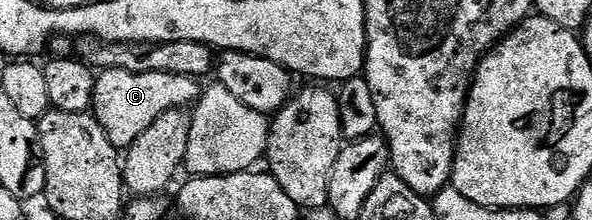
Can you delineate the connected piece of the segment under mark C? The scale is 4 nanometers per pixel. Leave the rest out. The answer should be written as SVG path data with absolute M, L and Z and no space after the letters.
M108 68L97 73L98 82L94 91L92 114L104 126L108 138L114 147L125 150L160 118L160 114L170 112L174 108L185 109L199 99L199 81L193 76L180 74L136 74L128 70Z

